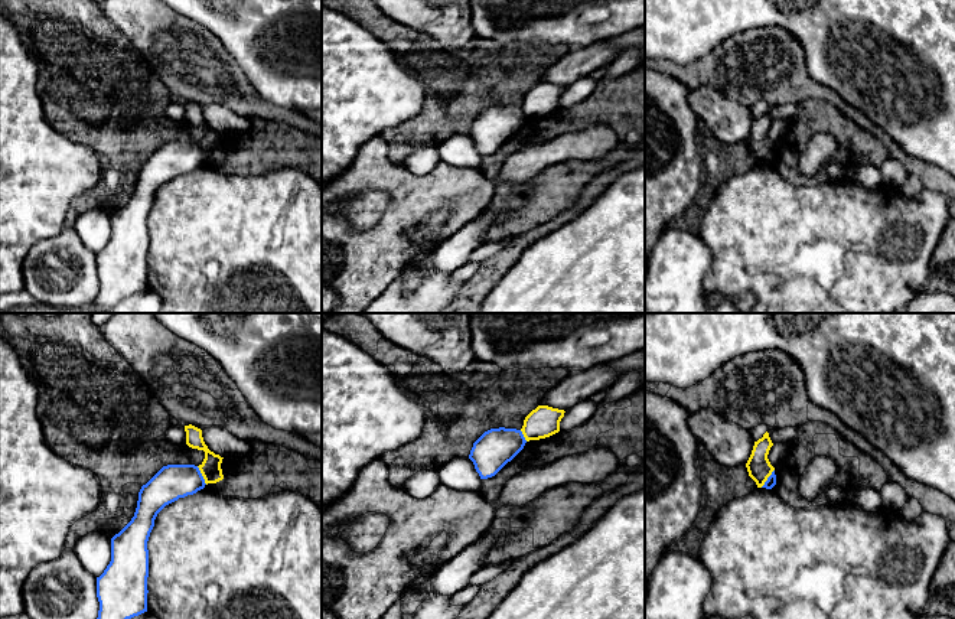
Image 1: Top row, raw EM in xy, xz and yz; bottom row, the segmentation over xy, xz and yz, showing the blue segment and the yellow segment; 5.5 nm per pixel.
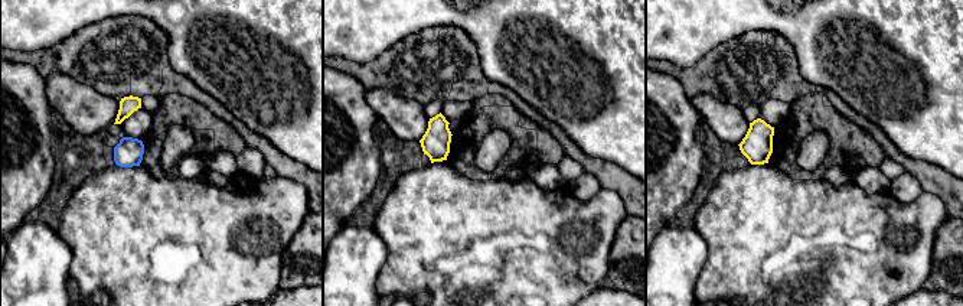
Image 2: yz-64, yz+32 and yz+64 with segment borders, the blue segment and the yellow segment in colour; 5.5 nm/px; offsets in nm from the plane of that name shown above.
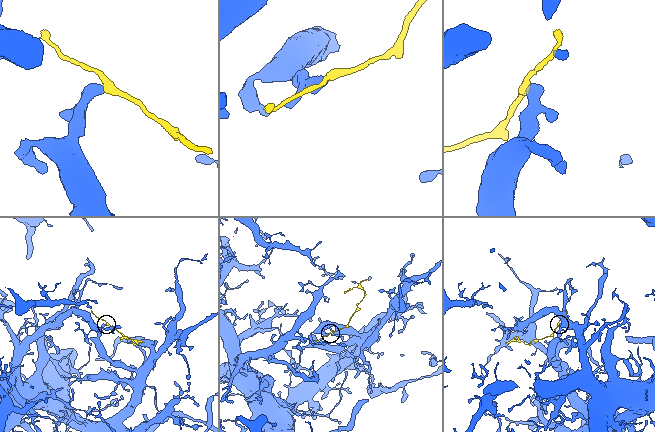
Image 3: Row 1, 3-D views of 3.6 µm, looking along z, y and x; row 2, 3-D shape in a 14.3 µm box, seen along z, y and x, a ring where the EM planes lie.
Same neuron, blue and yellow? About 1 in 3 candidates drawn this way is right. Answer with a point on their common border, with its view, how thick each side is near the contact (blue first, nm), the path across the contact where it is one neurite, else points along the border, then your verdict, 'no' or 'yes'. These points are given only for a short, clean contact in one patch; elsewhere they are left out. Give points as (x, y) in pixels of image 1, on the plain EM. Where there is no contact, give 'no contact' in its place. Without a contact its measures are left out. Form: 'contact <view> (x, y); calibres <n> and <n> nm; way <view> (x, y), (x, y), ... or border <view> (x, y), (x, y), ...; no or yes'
contact xy (201, 152); calibres 190 and 120 nm; border xy (196, 143), (207, 160); no

